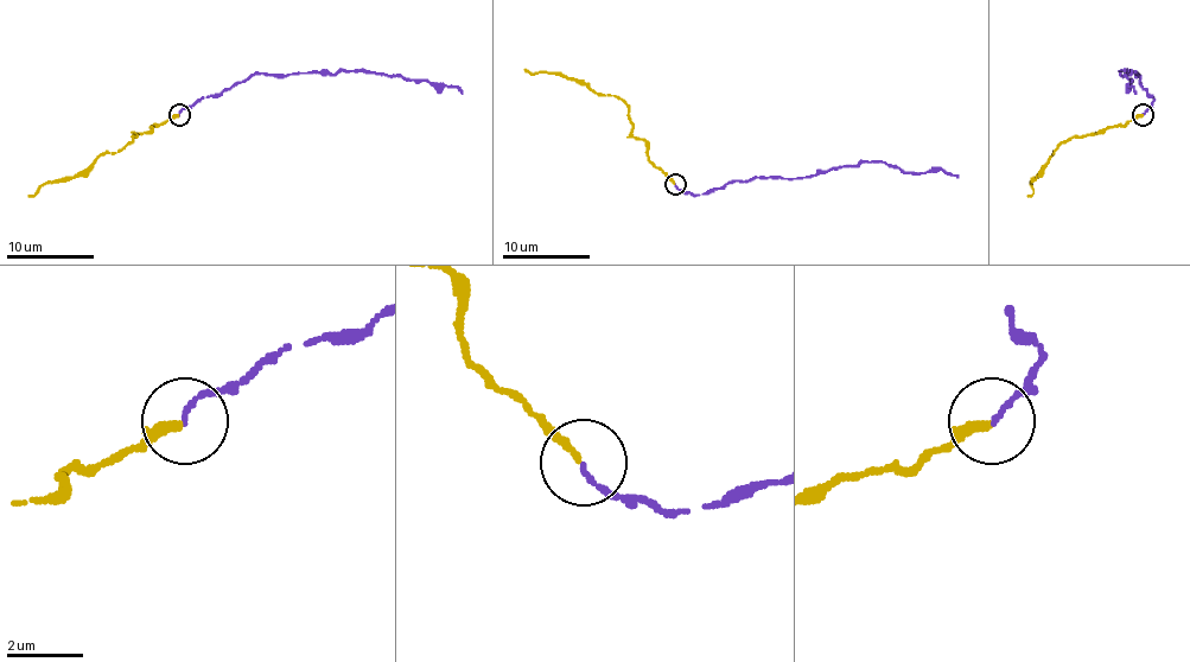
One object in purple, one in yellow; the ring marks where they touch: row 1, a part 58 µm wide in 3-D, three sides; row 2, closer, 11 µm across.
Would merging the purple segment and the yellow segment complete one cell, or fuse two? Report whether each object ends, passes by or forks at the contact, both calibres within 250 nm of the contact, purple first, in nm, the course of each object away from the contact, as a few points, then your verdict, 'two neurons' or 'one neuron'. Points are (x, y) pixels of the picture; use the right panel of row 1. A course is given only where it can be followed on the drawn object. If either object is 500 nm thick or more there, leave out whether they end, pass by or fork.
purple ends; yellow ends; calibres 110 and 200 nm; course purple (1143, 114), (1153, 99), (1137, 72), (1121, 72), (1132, 81), (1127, 86), (1132, 86), (1137, 94); course yellow (1143, 114), (1093, 135), (1073, 135), (1057, 146), (1031, 182), (1033, 192), (1028, 197); one neuron

